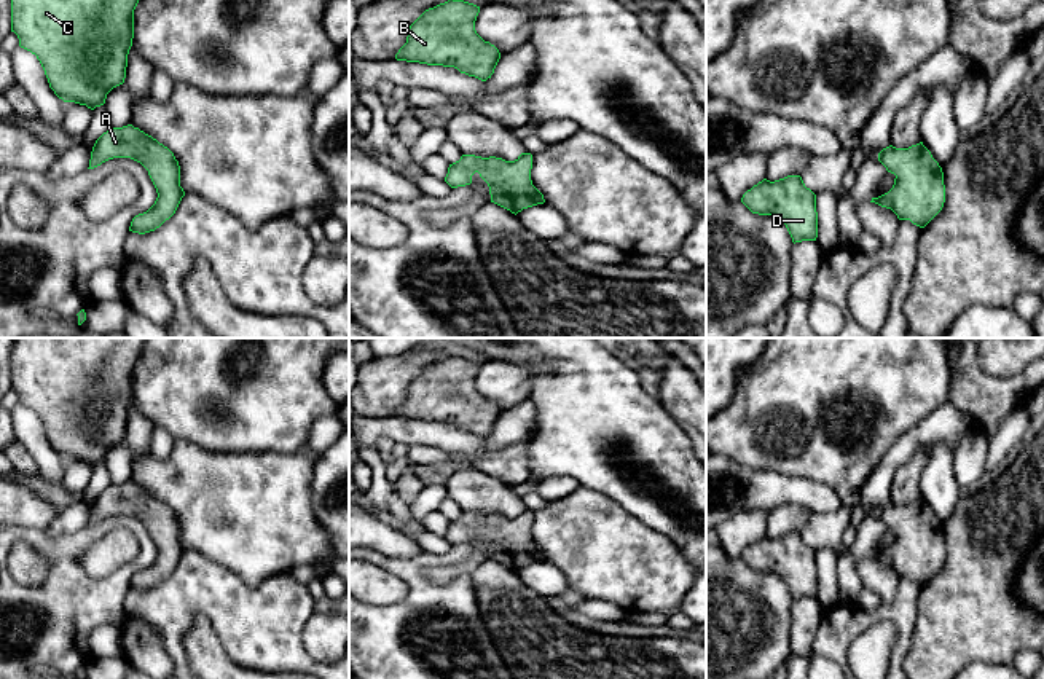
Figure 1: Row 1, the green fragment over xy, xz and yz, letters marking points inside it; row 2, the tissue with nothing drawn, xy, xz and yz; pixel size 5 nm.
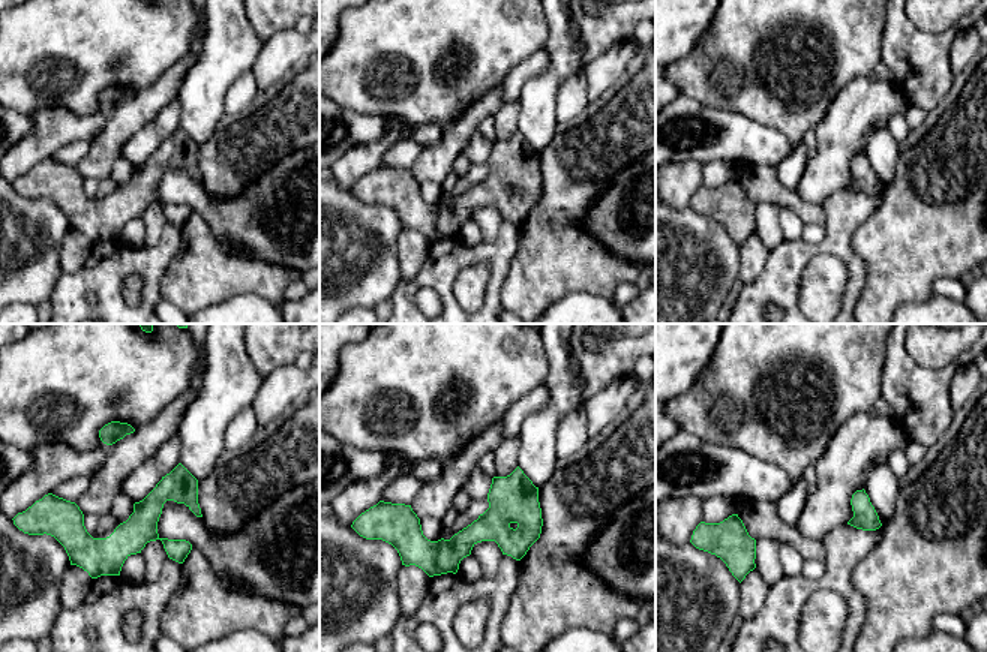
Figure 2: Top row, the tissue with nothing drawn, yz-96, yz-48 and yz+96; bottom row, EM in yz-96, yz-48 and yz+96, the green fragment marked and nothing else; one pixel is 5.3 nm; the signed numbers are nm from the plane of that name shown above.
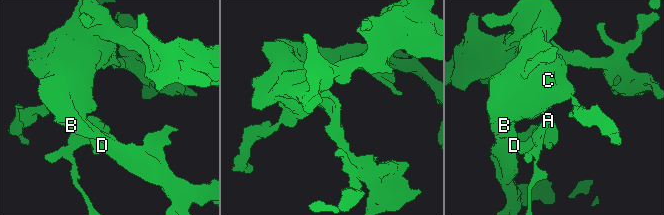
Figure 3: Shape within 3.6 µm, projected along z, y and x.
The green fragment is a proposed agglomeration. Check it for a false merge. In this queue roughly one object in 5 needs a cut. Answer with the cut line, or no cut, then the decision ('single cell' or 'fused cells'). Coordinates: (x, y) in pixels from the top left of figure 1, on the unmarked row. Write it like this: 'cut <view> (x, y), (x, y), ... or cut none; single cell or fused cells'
cut none; single cell

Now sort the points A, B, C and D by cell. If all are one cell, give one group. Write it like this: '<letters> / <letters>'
A B C D

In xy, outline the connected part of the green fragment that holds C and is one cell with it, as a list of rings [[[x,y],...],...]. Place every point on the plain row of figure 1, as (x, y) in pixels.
[[[14,338],[11,351],[11,389],[19,395],[19,403],[30,408],[40,418],[49,445],[64,459],[75,459],[94,467],[105,461],[107,451],[124,440],[128,411],[134,395],[134,367],[142,354],[147,338]]]

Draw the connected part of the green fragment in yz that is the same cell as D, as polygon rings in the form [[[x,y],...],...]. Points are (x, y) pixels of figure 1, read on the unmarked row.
[[[800,532],[775,539],[763,536],[743,551],[741,559],[752,571],[779,575],[794,601],[818,595],[816,551],[805,544]]]

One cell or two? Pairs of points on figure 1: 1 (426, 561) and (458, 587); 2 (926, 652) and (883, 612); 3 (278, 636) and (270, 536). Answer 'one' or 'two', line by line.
1: one
2: two
3: two

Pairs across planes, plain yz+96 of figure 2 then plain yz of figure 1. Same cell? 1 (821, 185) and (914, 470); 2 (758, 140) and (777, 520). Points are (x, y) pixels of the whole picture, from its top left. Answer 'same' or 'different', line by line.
1: same
2: different

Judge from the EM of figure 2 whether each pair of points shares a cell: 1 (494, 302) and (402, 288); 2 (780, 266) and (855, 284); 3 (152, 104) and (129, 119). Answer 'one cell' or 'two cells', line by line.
1: one cell
2: one cell
3: one cell

